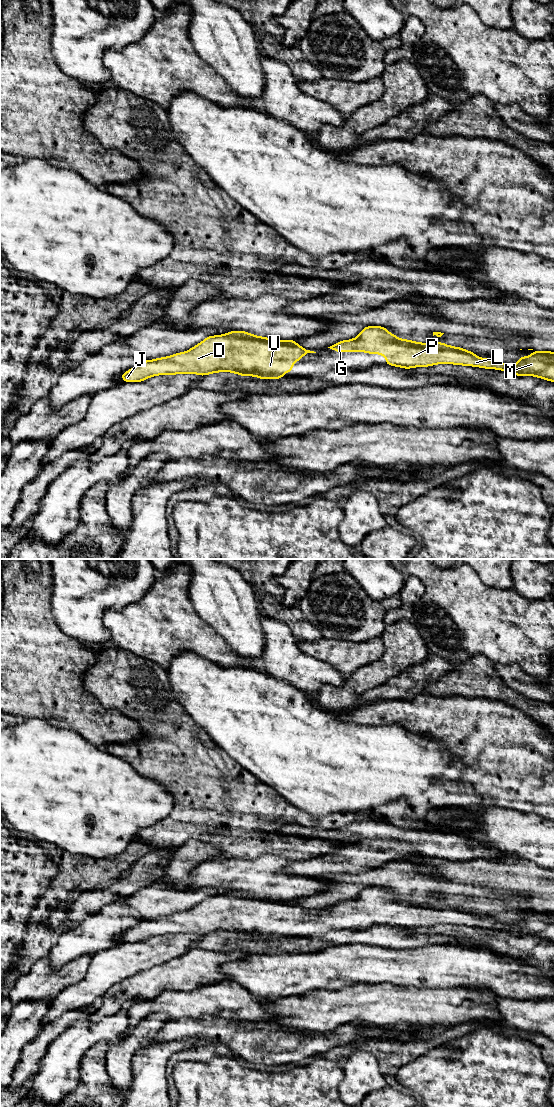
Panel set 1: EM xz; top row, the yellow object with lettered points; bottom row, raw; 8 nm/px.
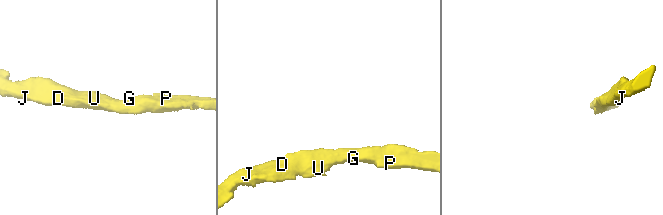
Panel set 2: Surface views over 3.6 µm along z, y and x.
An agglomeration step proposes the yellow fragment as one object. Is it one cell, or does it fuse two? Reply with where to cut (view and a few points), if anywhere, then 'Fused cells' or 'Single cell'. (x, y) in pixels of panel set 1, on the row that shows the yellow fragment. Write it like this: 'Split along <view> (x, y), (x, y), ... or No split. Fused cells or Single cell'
No split. Single cell

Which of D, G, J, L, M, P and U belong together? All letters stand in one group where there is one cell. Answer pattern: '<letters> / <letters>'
D G J L M P U

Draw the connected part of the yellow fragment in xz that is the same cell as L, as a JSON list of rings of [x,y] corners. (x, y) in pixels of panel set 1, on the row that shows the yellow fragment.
[[[366,326],[356,338],[340,341],[328,348],[336,352],[366,352],[370,354],[381,354],[386,358],[387,365],[402,367],[405,369],[420,366],[429,367],[435,364],[455,364],[486,369],[497,369],[507,371],[517,376],[530,375],[554,382],[554,352],[550,351],[537,352],[536,350],[533,350],[533,354],[528,357],[522,356],[518,359],[517,364],[508,365],[498,362],[491,357],[478,358],[476,353],[440,342],[419,343],[411,340],[400,339],[396,335],[392,335],[385,327],[380,326]]]

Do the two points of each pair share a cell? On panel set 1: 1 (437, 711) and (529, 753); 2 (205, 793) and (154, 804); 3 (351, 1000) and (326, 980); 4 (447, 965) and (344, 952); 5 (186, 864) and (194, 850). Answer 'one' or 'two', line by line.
1: one
2: two
3: two
4: one
5: one

